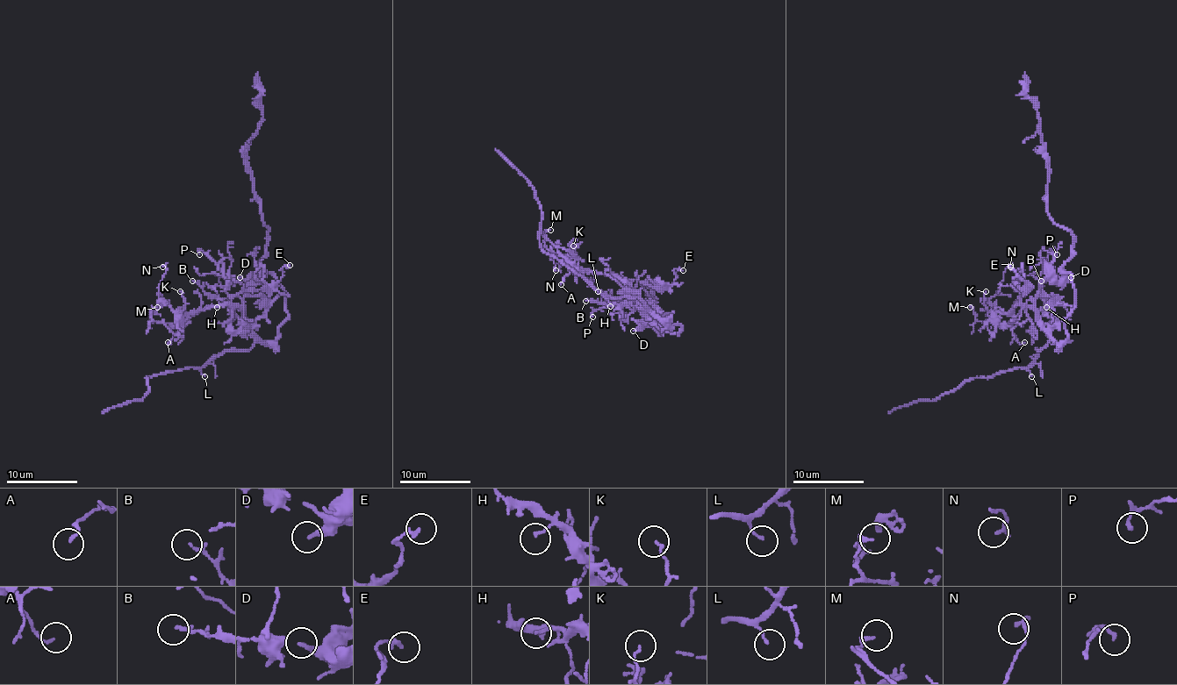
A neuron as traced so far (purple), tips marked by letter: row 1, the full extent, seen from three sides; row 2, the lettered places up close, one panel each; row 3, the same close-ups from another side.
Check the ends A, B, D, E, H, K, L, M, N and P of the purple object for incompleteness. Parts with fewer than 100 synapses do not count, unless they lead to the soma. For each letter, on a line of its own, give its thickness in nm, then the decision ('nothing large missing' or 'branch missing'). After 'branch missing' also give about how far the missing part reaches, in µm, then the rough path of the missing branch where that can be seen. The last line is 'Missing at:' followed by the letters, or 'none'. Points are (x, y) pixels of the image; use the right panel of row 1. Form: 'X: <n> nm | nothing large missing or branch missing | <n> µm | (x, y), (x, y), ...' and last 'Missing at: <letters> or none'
A: 130 nm | nothing large missing
B: 160 nm | nothing large missing
D: 280 nm | nothing large missing
E: 200 nm | nothing large missing
H: 110 nm | nothing large missing
K: 110 nm | nothing large missing
L: 90 nm | nothing large missing
M: 180 nm | nothing large missing
N: 160 nm | nothing large missing
P: 160 nm | nothing large missing
Missing at: none

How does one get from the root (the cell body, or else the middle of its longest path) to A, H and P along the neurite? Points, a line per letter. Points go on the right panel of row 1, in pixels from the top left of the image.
A: (1037, 312), (1022, 305), (1017, 305), (1012, 310), (1012, 333), (1021, 344), (1024, 342)
H: (1037, 312), (1043, 309), (1044, 302), (1046, 307)
P: (1037, 312), (1035, 295), (1043, 281), (1038, 275), (1050, 253), (1053, 251), (1057, 254)

